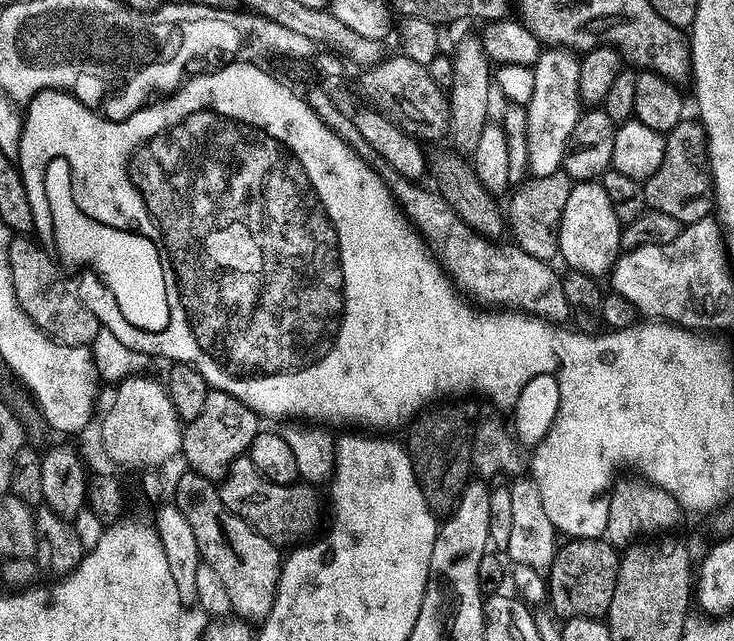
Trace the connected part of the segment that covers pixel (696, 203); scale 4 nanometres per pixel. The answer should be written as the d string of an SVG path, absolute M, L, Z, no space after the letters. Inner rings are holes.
M685 118L681 120L674 130L666 134L666 154L662 158L662 166L649 180L643 181L644 203L653 212L670 214L681 226L693 224L710 215L714 208L712 197L711 177L708 171L708 140L704 137L704 127L695 119Z

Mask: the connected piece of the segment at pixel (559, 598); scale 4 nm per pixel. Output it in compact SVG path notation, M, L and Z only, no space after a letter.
M572 538L567 543L552 559L550 575L547 577L547 603L552 604L551 611L564 620L579 616L603 617L610 606L610 598L614 598L620 565L617 549L603 538Z

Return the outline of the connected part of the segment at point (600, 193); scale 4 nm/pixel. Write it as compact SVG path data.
M582 180L573 183L566 210L562 210L559 259L565 260L573 272L584 272L593 278L607 277L622 254L621 227L619 218L614 214L614 206L610 206L610 198L599 182Z

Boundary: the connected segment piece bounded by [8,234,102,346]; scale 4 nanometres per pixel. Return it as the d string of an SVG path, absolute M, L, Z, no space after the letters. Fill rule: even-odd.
M17 235L8 247L8 265L14 282L14 294L20 308L32 319L34 326L45 332L50 339L66 346L91 345L95 335L102 327L100 317L95 316L84 305L75 291L68 289L66 281L60 277L61 265L51 260L38 245L25 235Z

